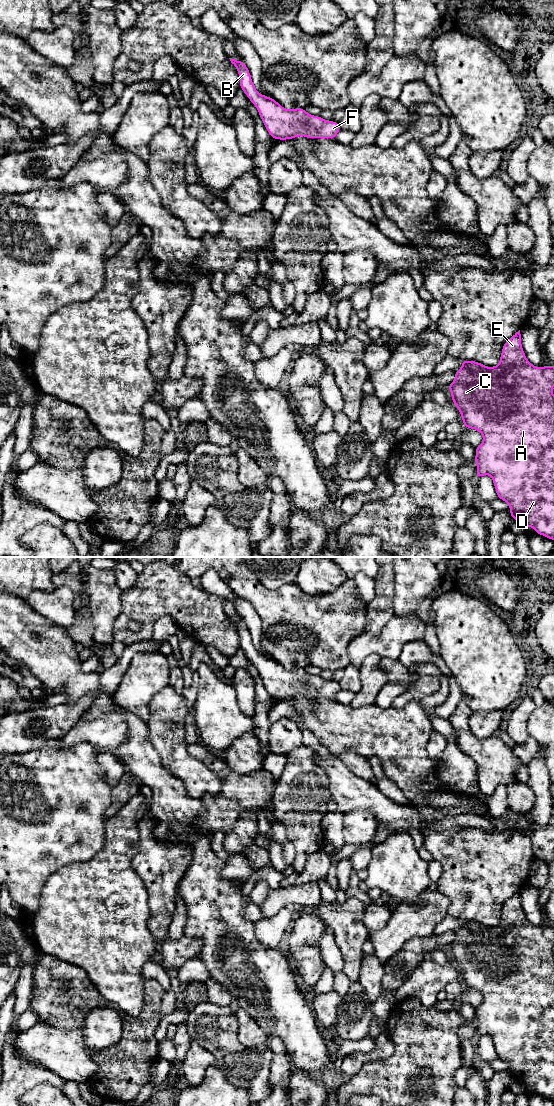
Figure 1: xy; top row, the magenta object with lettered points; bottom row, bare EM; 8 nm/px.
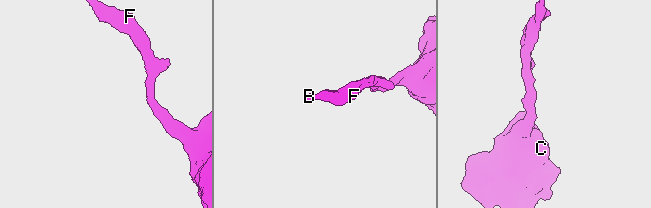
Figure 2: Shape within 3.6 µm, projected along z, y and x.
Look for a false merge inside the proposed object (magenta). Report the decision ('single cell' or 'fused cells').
single cell

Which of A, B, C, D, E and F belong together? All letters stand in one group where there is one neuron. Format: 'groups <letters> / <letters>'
groups A B C D E F

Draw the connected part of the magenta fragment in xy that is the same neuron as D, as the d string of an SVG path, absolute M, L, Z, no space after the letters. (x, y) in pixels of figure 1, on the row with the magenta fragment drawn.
M520 330L509 338L502 347L500 362L497 366L488 367L476 361L461 360L462 367L455 371L454 381L447 386L450 390L451 401L459 410L465 428L479 431L483 435L483 442L475 448L475 462L477 466L476 477L490 475L493 479L497 497L509 504L509 513L513 520L518 521L526 528L531 526L535 533L554 540L554 366L536 367L531 364L522 348Z

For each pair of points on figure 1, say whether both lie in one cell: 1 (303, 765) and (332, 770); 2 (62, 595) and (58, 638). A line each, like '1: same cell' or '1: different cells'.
1: different cells
2: different cells

